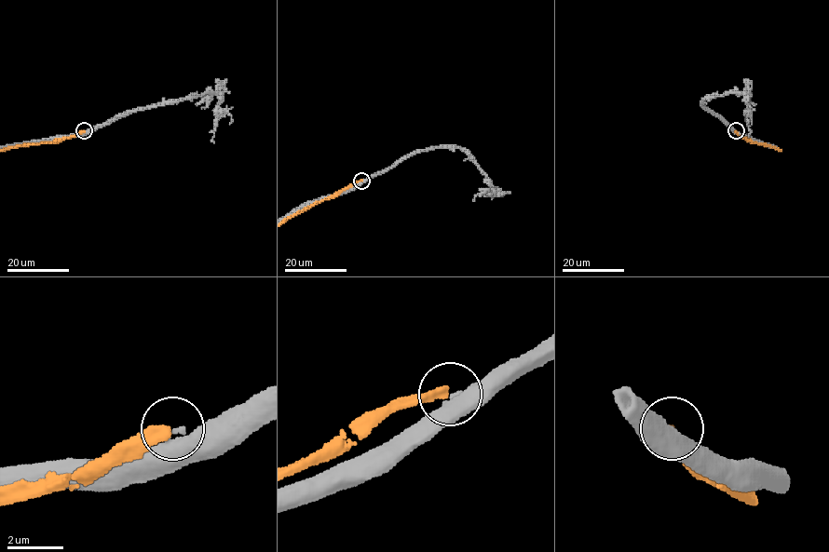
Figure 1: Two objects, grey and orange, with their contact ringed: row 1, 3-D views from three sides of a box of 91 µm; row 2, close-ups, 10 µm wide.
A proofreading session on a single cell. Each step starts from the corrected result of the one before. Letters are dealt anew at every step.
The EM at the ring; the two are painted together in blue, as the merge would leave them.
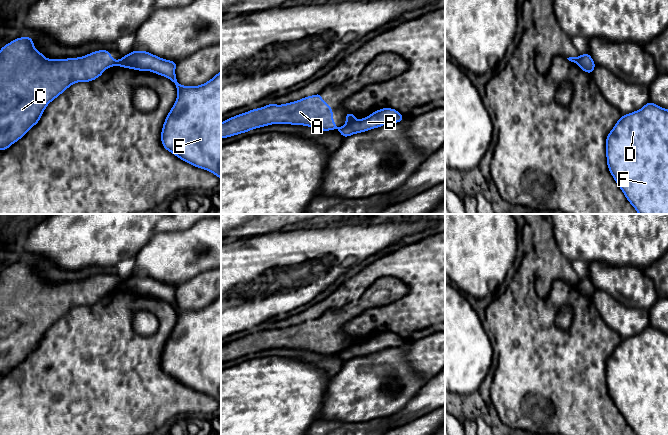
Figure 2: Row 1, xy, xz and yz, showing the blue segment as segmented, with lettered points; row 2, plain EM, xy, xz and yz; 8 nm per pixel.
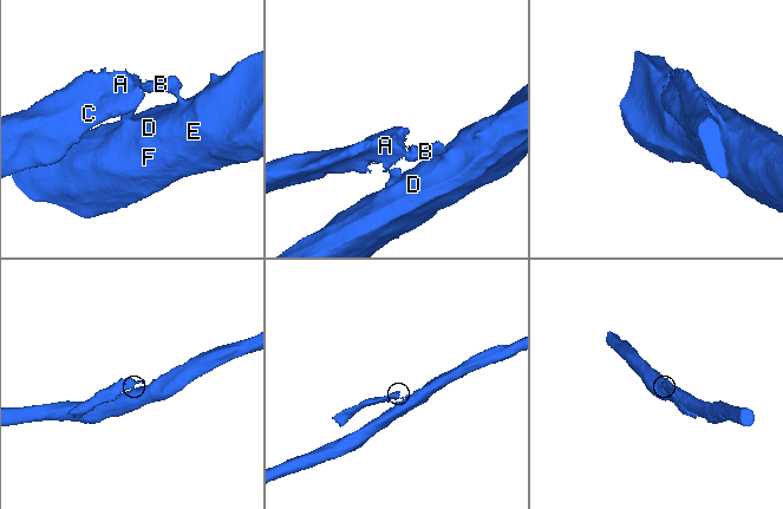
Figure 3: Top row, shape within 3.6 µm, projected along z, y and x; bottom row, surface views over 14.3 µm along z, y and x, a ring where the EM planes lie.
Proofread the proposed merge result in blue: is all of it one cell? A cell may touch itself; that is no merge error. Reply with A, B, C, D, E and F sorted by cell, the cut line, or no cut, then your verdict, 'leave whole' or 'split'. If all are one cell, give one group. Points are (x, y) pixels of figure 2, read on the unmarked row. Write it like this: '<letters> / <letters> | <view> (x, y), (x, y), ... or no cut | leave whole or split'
A C / B D E F | xz (354, 344), (346, 348) | split

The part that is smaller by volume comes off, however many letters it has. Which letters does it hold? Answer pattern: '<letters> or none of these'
A, C

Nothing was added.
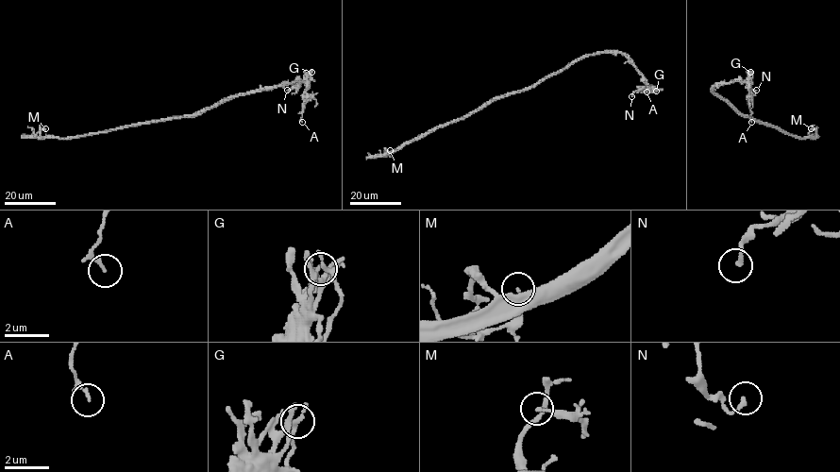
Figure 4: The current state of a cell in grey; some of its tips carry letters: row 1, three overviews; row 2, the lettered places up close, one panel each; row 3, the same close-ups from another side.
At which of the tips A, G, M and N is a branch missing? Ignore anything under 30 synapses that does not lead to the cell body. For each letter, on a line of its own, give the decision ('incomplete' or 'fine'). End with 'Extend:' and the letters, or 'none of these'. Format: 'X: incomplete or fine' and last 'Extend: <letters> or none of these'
A: fine
G: fine
M: fine
N: fine
Extend: none of these

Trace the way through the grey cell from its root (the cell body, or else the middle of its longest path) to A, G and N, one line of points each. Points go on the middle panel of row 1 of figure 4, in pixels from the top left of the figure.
A: (534, 87), (584, 57), (622, 52), (651, 88), (646, 92)
G: (534, 87), (584, 57), (622, 52), (646, 82), (656, 91)
N: (534, 87), (584, 57), (622, 52), (646, 84), (631, 96)

